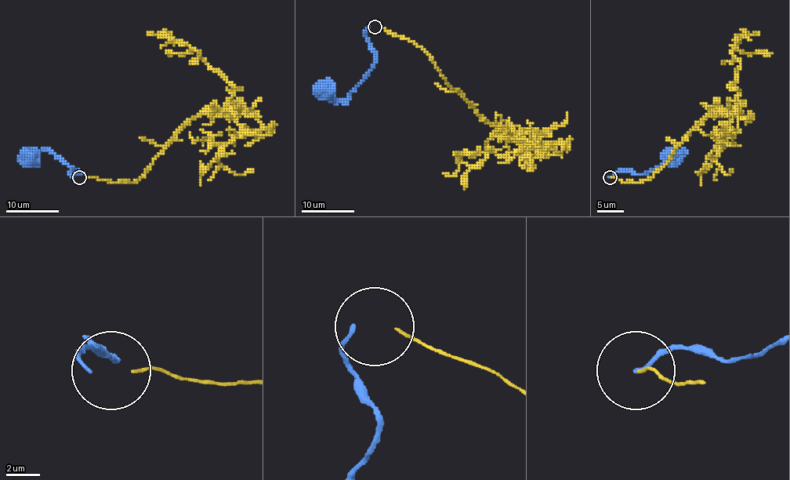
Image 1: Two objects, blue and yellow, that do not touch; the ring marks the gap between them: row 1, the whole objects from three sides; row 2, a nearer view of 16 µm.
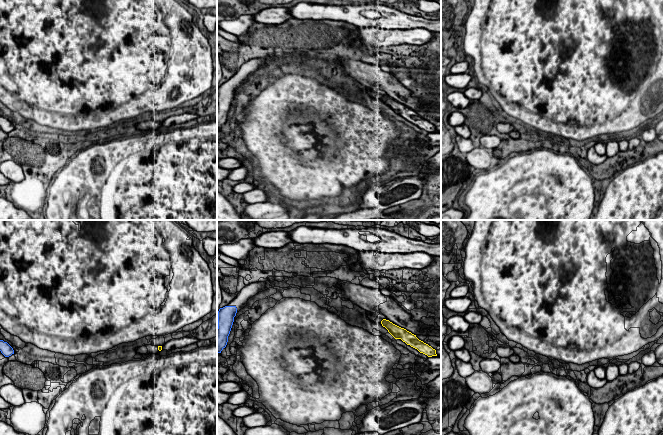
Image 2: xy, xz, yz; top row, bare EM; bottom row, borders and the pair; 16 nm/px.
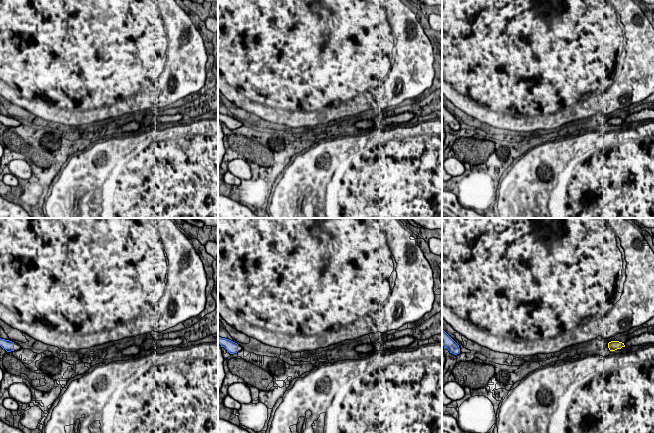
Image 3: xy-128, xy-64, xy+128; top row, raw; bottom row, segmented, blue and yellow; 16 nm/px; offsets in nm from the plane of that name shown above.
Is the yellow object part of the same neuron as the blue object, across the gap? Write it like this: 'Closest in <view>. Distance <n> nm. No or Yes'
Closest in xz. Distance 2300 nm. No

